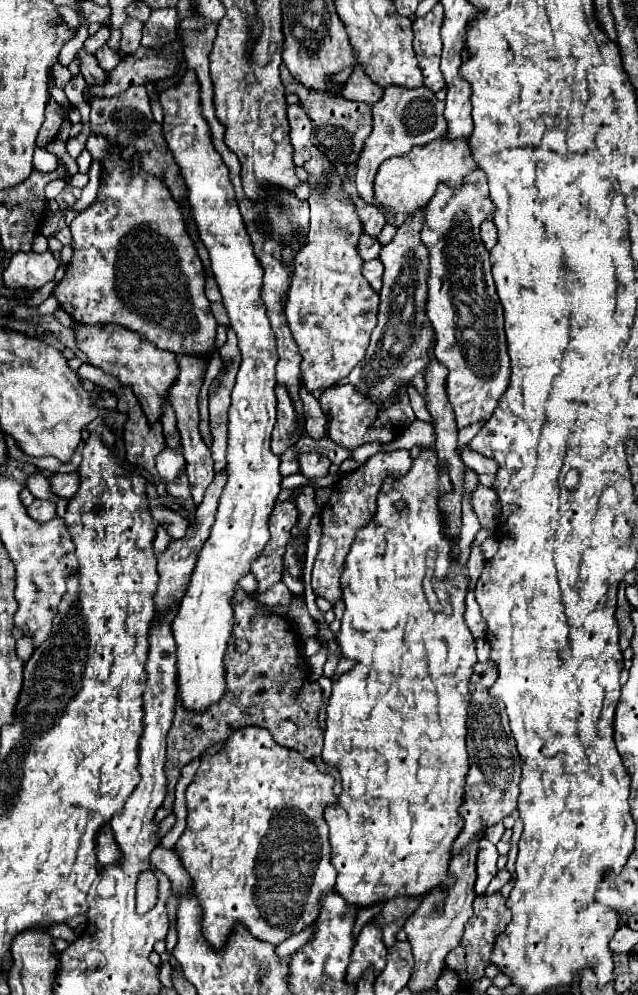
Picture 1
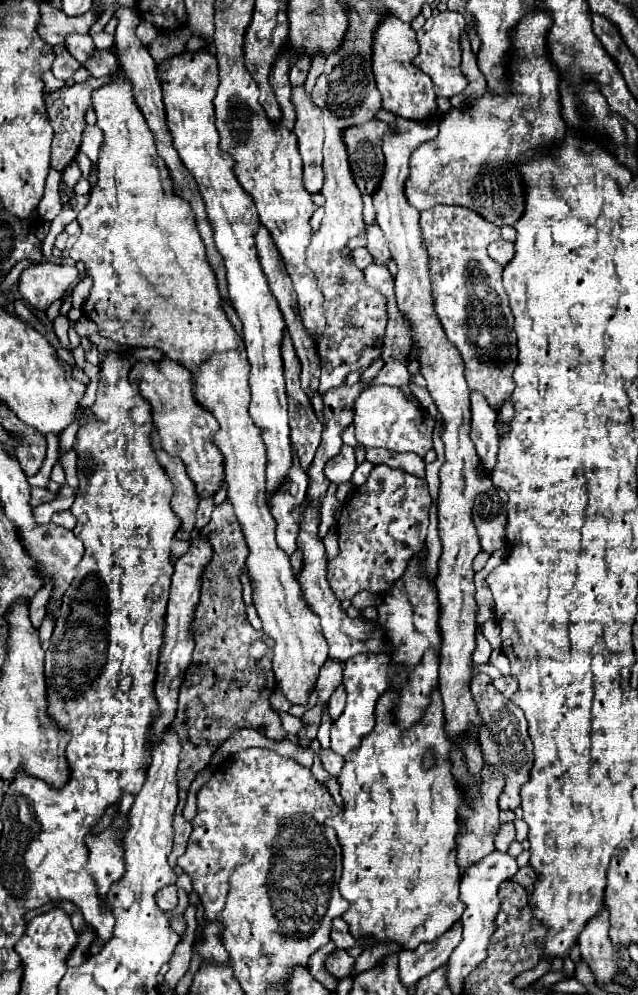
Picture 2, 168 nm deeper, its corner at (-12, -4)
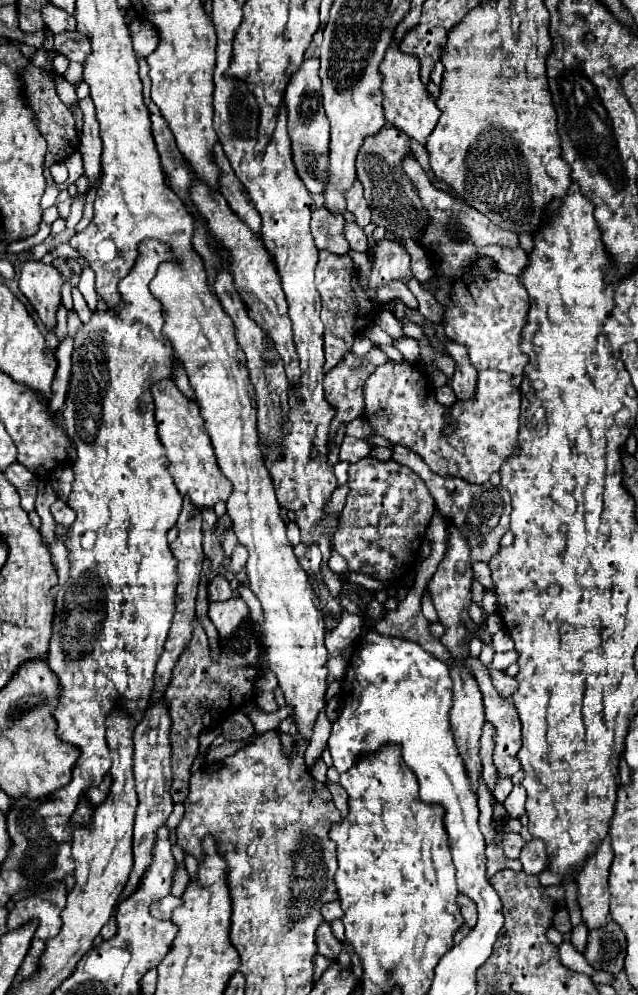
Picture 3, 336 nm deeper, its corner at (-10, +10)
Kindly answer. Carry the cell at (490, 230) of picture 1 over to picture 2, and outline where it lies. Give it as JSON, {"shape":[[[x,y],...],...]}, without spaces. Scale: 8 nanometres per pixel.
{"shape":[[[506,240],[492,242],[492,246],[488,246],[488,256],[494,262],[498,262],[500,266],[506,266],[512,260],[512,256],[514,256],[514,244],[506,242]]]}

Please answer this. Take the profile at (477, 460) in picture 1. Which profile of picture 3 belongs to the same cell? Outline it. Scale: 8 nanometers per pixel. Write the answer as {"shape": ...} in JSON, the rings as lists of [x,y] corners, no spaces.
{"shape":[[[450,342],[448,344],[450,348],[450,354],[456,362],[456,372],[454,372],[454,378],[450,382],[452,390],[456,392],[456,398],[458,400],[470,400],[474,398],[474,392],[476,392],[476,382],[478,382],[478,372],[472,364],[468,364],[468,356],[466,356],[466,350],[456,344],[456,342]]]}

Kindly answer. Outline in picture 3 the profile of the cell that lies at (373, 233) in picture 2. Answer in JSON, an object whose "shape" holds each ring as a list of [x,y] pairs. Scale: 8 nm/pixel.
{"shape":[[[380,240],[374,248],[374,264],[370,274],[370,286],[382,286],[390,280],[408,280],[410,272],[410,254],[396,240]]]}

